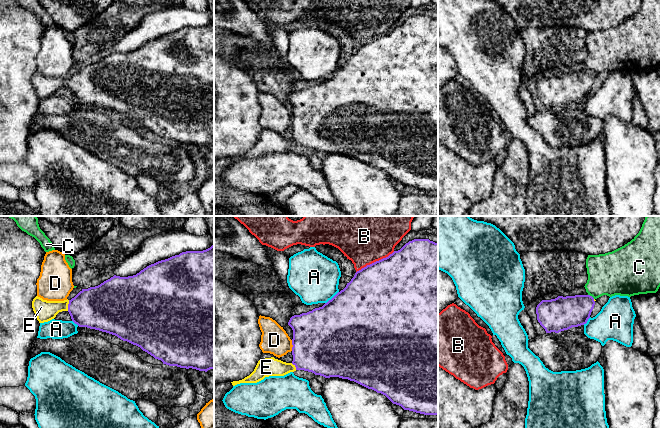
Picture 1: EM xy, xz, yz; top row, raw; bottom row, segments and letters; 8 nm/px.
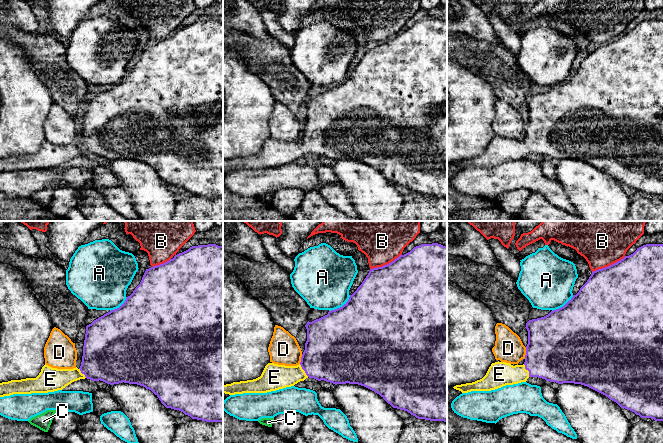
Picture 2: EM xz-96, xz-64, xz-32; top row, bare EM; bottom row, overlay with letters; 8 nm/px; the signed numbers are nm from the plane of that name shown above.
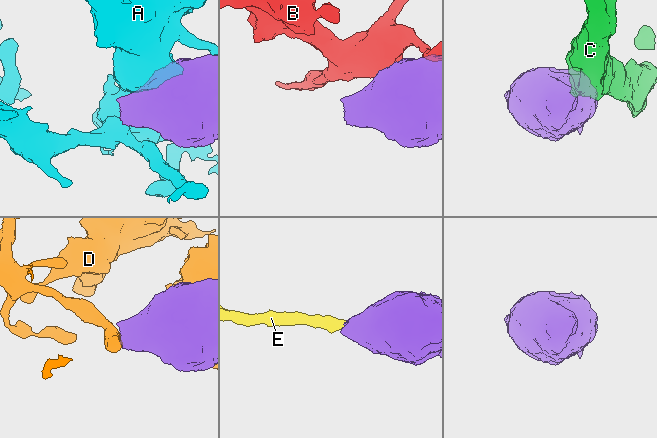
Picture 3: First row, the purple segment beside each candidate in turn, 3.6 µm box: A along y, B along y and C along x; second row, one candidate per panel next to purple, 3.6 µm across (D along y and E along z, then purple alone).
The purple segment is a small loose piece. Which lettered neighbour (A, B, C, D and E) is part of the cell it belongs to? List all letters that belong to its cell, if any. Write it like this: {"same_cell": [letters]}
{"same_cell": ["E"]}

